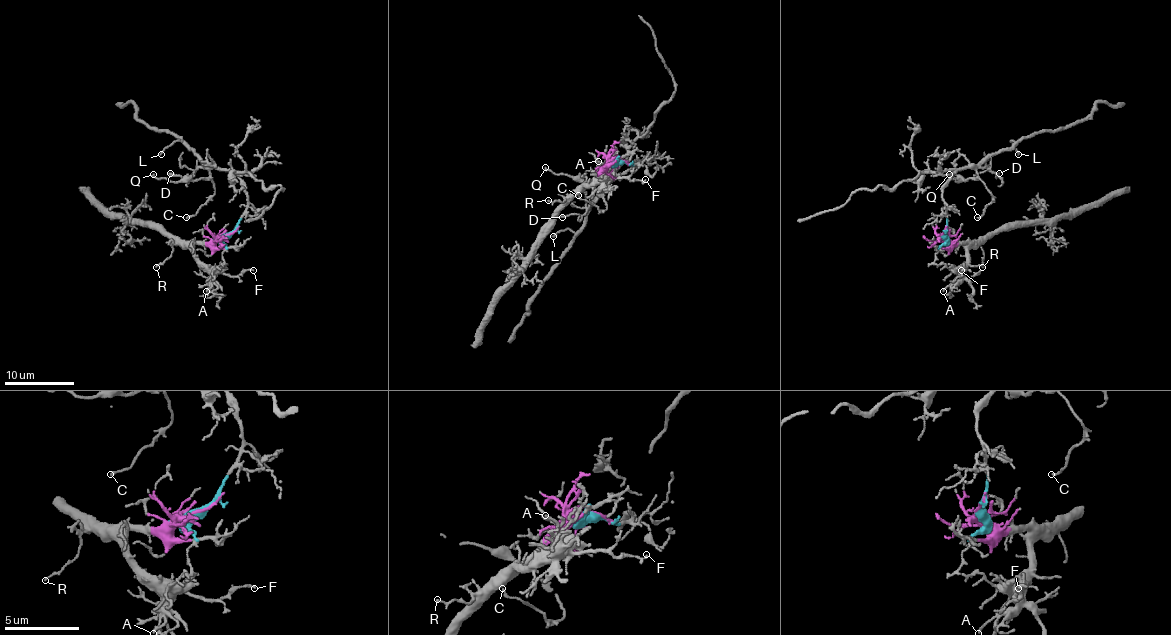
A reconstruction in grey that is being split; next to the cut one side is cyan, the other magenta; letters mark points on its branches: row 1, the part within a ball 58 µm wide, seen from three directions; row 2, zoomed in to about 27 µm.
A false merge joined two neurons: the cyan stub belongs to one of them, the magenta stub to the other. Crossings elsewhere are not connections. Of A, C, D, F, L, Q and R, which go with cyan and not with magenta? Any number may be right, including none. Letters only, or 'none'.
C, D, L, Q

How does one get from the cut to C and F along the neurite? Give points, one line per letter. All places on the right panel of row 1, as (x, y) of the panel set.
C: (942, 236), (947, 224), (942, 185), (962, 168), (973, 168), (992, 194), (985, 212), (976, 217)
F: (942, 236), (947, 246), (935, 255), (935, 262), (959, 273), (959, 276), (962, 274), (961, 271)

